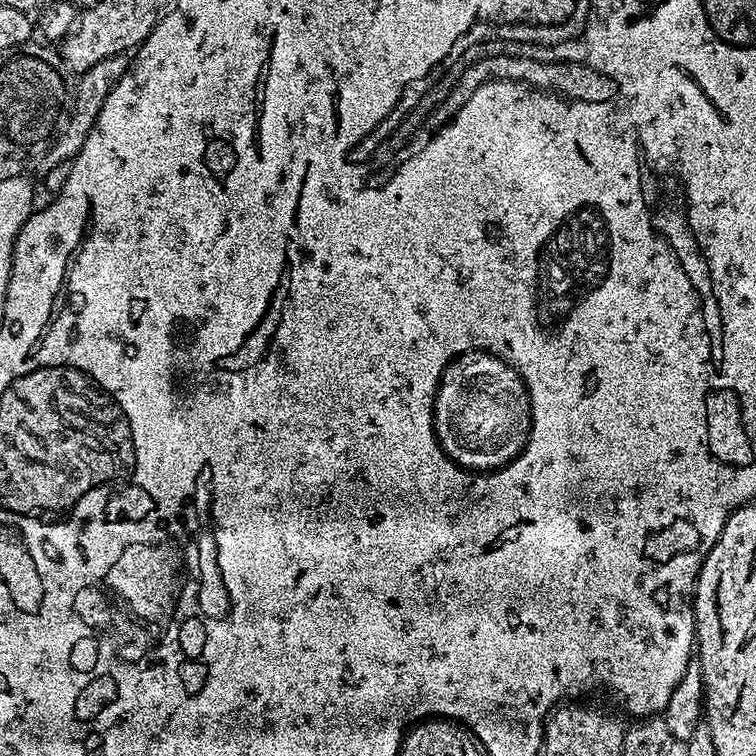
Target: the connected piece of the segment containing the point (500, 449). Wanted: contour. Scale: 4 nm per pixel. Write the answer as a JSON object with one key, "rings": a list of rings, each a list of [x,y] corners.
{"rings":[[[486,352],[468,354],[467,357],[452,360],[448,366],[444,388],[440,391],[440,408],[436,412],[436,420],[440,420],[438,436],[443,436],[444,444],[448,444],[448,451],[452,452],[453,457],[460,456],[460,461],[465,461],[473,469],[485,470],[508,459],[525,441],[530,409],[532,403],[529,402],[528,388],[510,365]]]}

